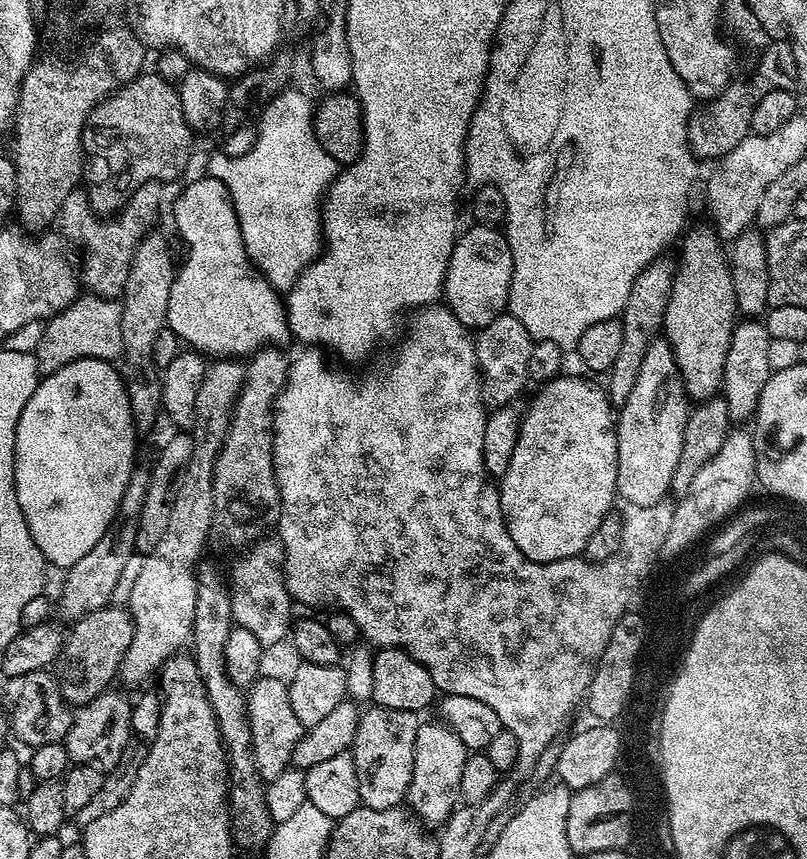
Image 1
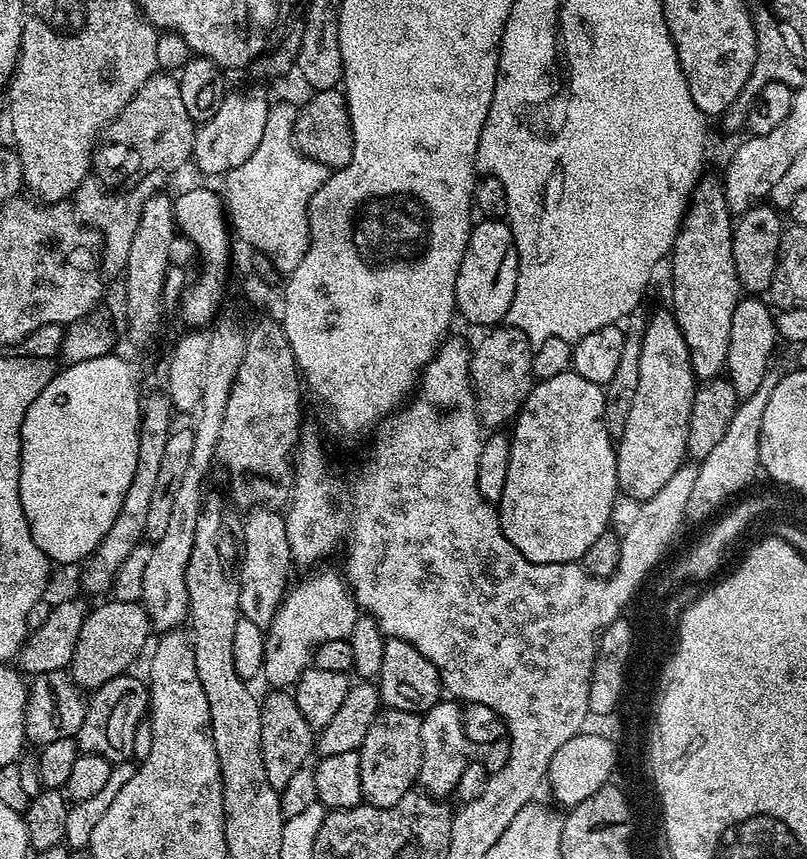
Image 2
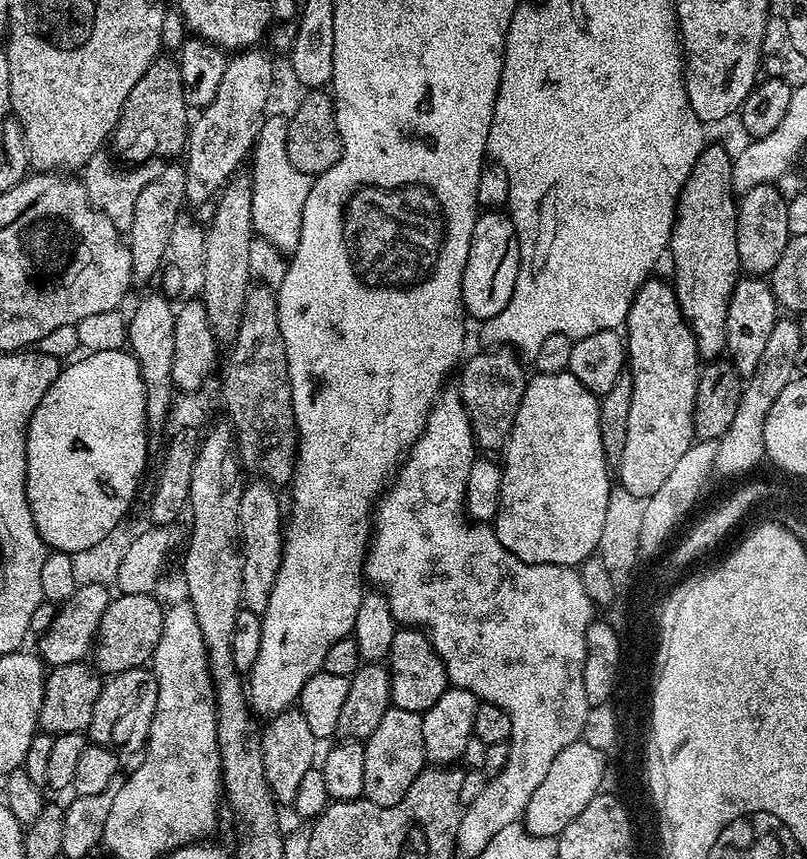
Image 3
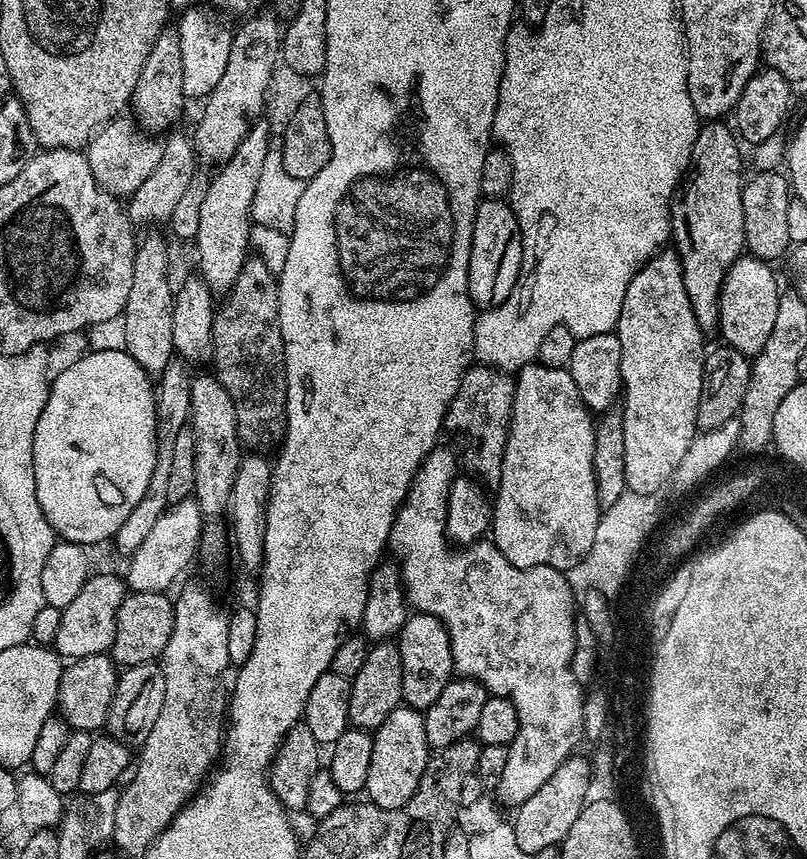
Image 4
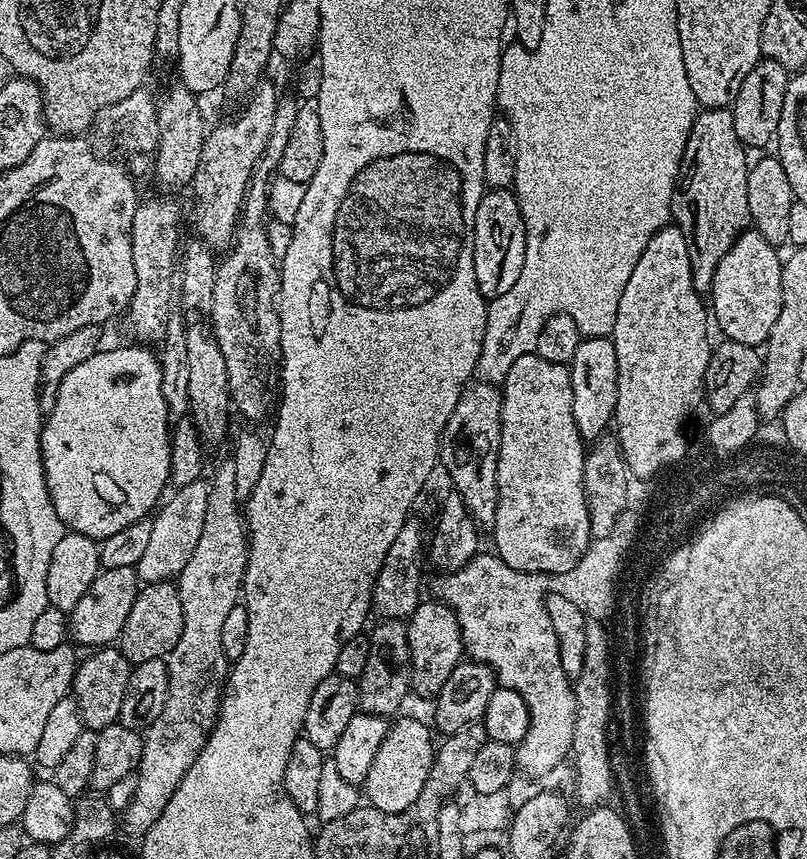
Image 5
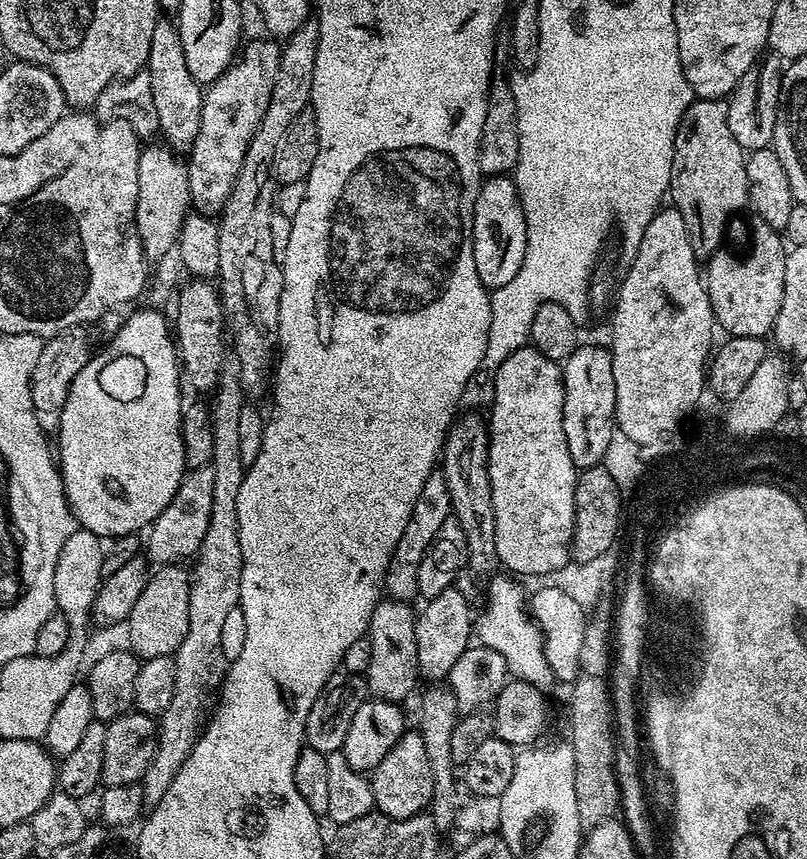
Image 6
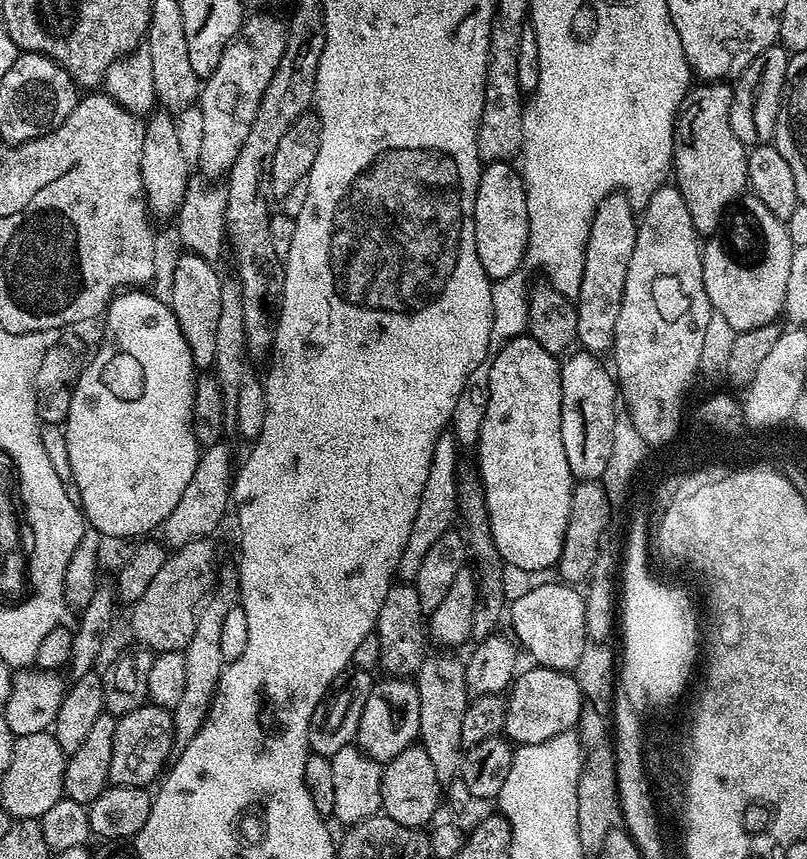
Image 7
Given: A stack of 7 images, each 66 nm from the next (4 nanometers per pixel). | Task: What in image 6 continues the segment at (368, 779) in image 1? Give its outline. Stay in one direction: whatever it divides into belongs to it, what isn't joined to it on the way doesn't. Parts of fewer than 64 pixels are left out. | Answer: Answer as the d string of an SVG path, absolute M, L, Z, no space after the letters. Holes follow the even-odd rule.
M406 730L394 746L390 746L390 754L378 762L378 766L370 773L374 790L375 811L395 820L405 820L411 816L419 816L431 805L434 794L434 774L430 770L430 761L426 759L426 745L422 743L419 731Z

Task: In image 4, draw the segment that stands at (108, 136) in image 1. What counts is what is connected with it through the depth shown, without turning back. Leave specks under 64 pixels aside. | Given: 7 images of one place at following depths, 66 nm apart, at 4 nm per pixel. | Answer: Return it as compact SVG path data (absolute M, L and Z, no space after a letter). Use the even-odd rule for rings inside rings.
M166 26L160 31L158 38L154 38L154 46L150 46L150 54L146 58L146 66L142 66L138 86L134 86L130 108L141 128L153 134L164 134L179 125L176 123L184 112L184 103L186 97L182 86L180 29L176 26Z

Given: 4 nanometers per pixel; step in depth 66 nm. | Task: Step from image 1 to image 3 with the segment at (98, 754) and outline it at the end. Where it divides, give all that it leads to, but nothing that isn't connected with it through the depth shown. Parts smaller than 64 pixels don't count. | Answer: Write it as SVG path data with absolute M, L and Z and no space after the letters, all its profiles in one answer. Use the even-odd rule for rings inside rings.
M151 667L131 668L109 676L103 681L98 702L94 704L94 718L90 718L87 739L117 754L139 753L148 743L154 706L158 706L158 682Z

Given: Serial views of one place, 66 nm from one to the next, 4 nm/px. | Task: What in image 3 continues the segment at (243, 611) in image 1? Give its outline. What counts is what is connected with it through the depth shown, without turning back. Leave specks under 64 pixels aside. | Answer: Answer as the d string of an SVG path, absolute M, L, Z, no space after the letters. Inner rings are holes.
M259 478L245 483L240 499L238 518L240 519L240 548L244 552L242 562L242 604L252 612L263 614L270 602L270 590L274 590L274 578L284 557L284 534L282 512L277 489L266 480Z

